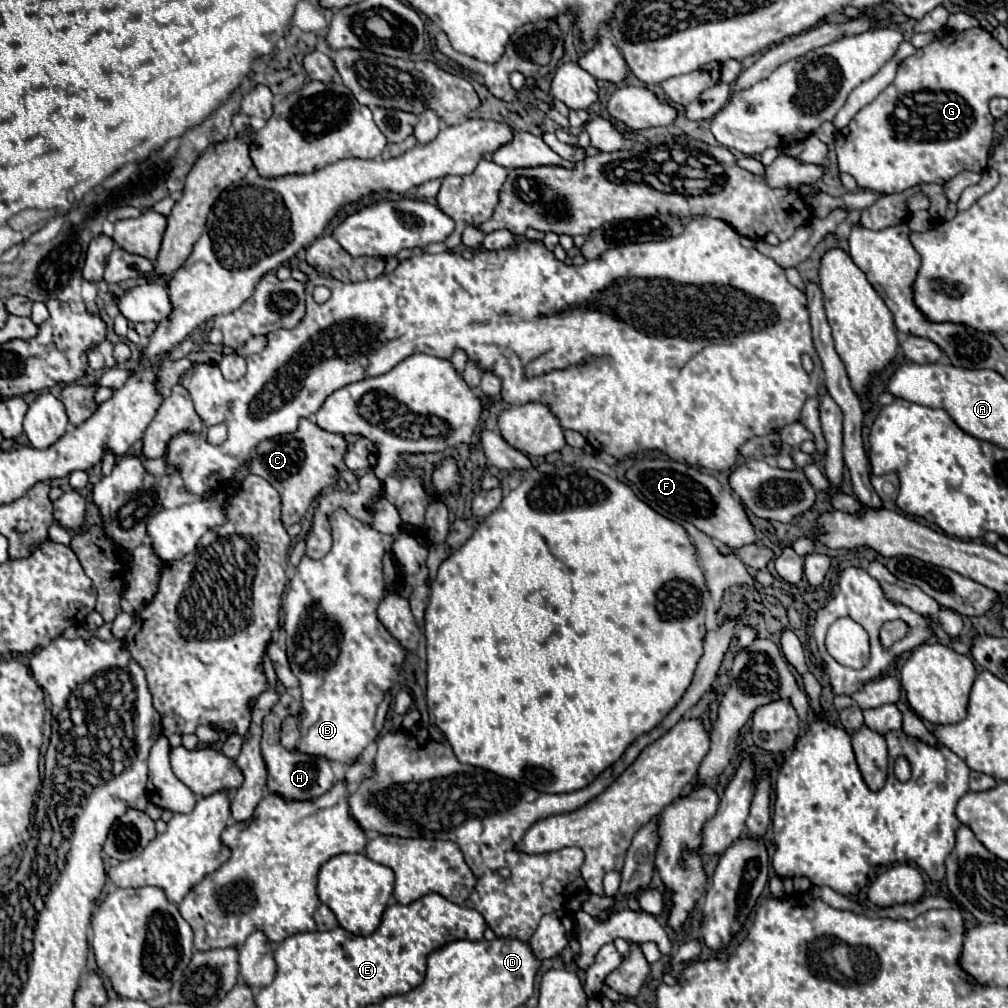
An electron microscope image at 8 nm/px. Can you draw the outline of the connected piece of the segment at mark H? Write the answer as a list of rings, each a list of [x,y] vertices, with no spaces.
[[[283,693],[271,713],[263,719],[263,739],[261,739],[261,753],[267,765],[267,789],[275,795],[281,795],[287,801],[313,801],[325,795],[333,787],[333,771],[331,763],[323,757],[309,757],[297,751],[287,751],[279,745],[279,727],[281,721],[289,713],[299,713],[299,701],[295,701],[289,693]]]

